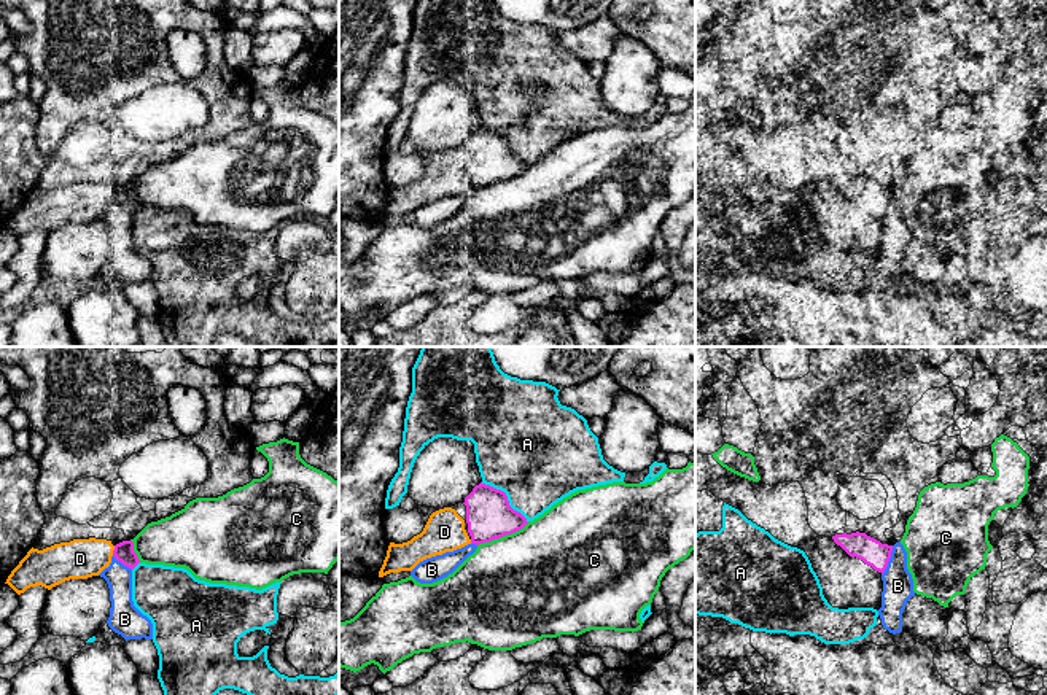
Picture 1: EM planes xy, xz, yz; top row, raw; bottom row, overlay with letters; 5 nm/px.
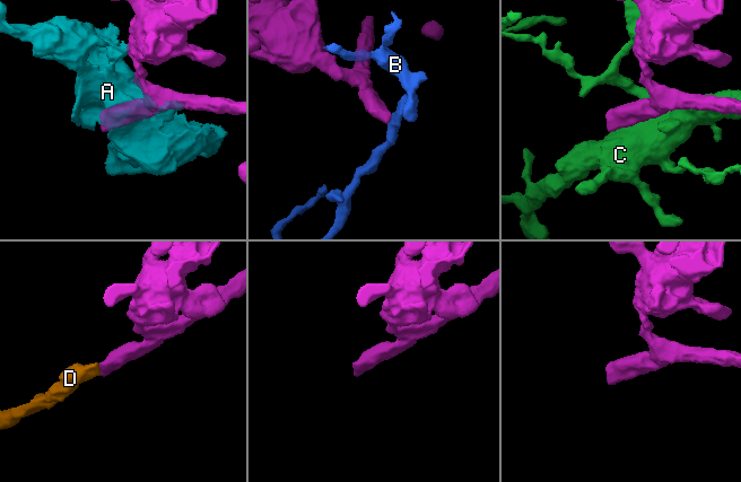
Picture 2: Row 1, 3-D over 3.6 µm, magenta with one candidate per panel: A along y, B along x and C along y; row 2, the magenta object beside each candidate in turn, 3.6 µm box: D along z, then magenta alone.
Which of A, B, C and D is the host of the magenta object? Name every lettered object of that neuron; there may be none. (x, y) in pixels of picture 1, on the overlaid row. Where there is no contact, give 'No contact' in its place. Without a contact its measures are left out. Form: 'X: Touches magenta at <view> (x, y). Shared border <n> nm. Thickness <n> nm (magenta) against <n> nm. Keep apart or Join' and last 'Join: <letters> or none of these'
A: Touches magenta at xz (506, 496). Shared border 320 nm. Thickness 240 nm (magenta) against 480 nm. Keep apart
B: Touches magenta at yz (888, 560). Shared border 160 nm. Thickness 140 nm (magenta) against 160 nm. Keep apart
C: Touches magenta at xz (503, 535). Shared border 300 nm. Thickness 240 nm (magenta) against 480 nm. Keep apart
D: Touches magenta at xy (113, 551). Shared border 50 nm. Thickness 100 nm (magenta) against 200 nm. Join
Join: D

